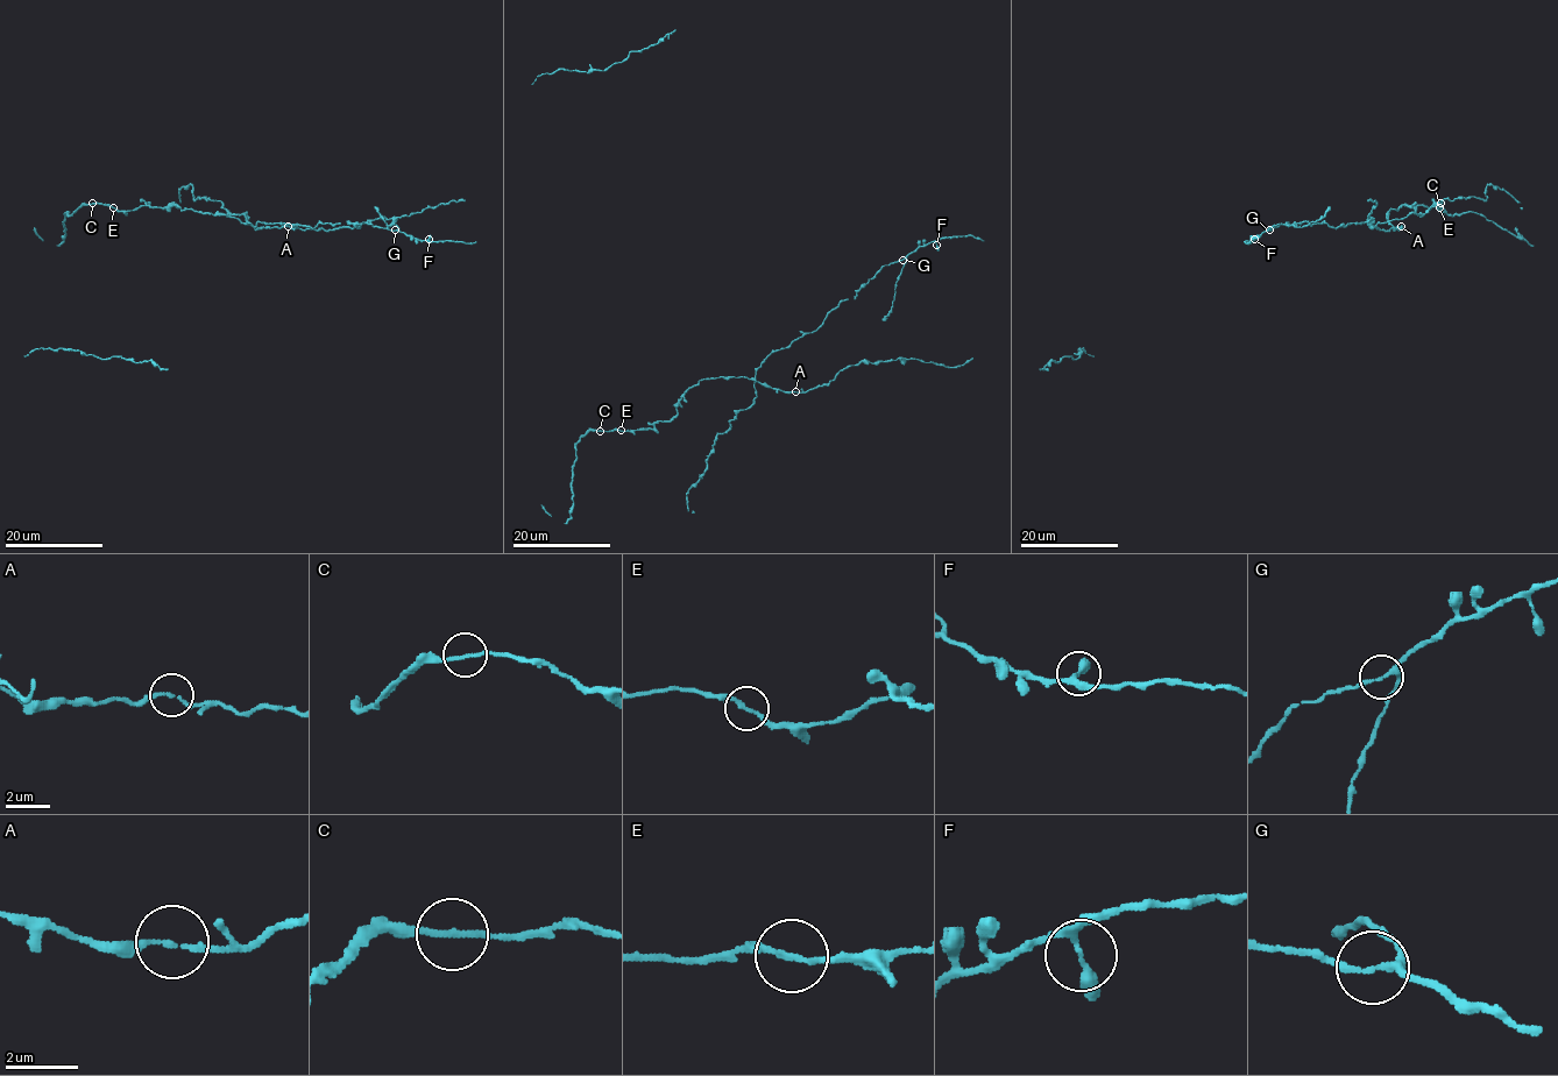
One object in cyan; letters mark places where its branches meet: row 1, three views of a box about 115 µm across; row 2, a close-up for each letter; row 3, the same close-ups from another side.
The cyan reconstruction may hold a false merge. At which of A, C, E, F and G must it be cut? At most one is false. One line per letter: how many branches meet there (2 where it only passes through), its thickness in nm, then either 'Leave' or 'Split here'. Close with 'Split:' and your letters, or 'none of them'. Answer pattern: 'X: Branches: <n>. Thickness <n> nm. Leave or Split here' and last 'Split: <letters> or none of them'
A: Branches: 2. Thickness 150 nm. Leave
C: Branches: 2. Thickness 170 nm. Leave
E: Branches: 2. Thickness 170 nm. Leave
F: Branches: 3. Thickness 200 nm. Leave
G: Branches: 3. Thickness 170 nm. Leave
Split: none of them

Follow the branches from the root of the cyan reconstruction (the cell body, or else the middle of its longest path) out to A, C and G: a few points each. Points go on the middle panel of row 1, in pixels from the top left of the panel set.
A: (862, 287), (854, 299), (835, 306), (815, 330), (772, 351), (756, 372), (756, 380), (762, 384), (794, 391)
C: (862, 287), (815, 330), (772, 351), (753, 379), (702, 379), (679, 400), (670, 420), (600, 431)
G: (862, 287), (883, 266), (903, 260)

